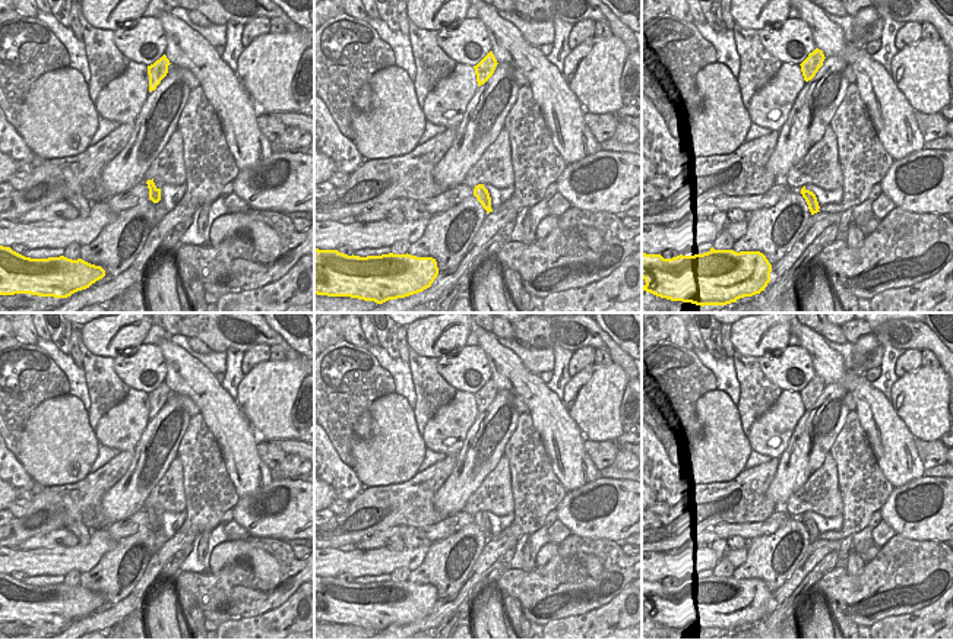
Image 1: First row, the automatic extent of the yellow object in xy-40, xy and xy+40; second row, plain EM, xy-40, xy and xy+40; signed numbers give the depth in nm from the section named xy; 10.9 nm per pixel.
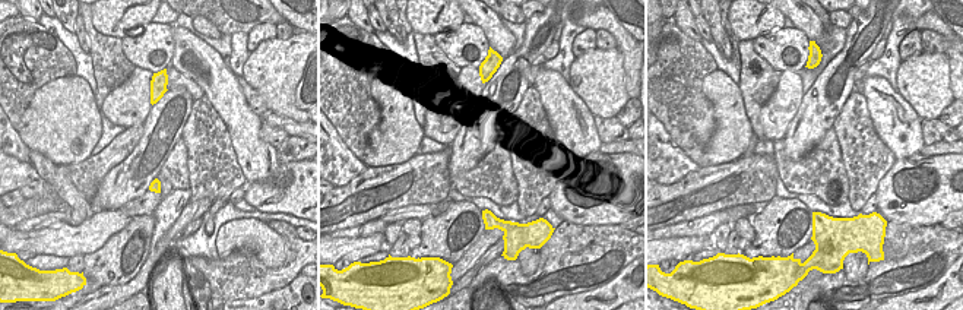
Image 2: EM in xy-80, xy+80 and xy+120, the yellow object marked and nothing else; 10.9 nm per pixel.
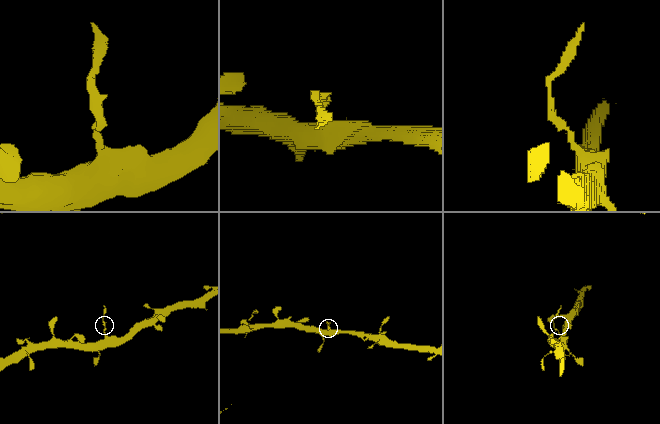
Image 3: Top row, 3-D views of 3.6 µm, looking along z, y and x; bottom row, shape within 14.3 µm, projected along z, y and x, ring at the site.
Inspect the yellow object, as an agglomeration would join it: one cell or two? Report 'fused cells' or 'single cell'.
fused cells

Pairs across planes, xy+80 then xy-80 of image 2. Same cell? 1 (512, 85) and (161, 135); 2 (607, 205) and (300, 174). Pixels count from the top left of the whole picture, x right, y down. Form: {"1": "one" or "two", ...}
{"1": "one", "2": "one"}

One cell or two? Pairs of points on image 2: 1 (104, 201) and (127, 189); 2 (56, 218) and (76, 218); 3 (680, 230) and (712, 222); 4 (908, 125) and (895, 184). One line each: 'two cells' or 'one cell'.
1: one cell
2: two cells
3: one cell
4: two cells

